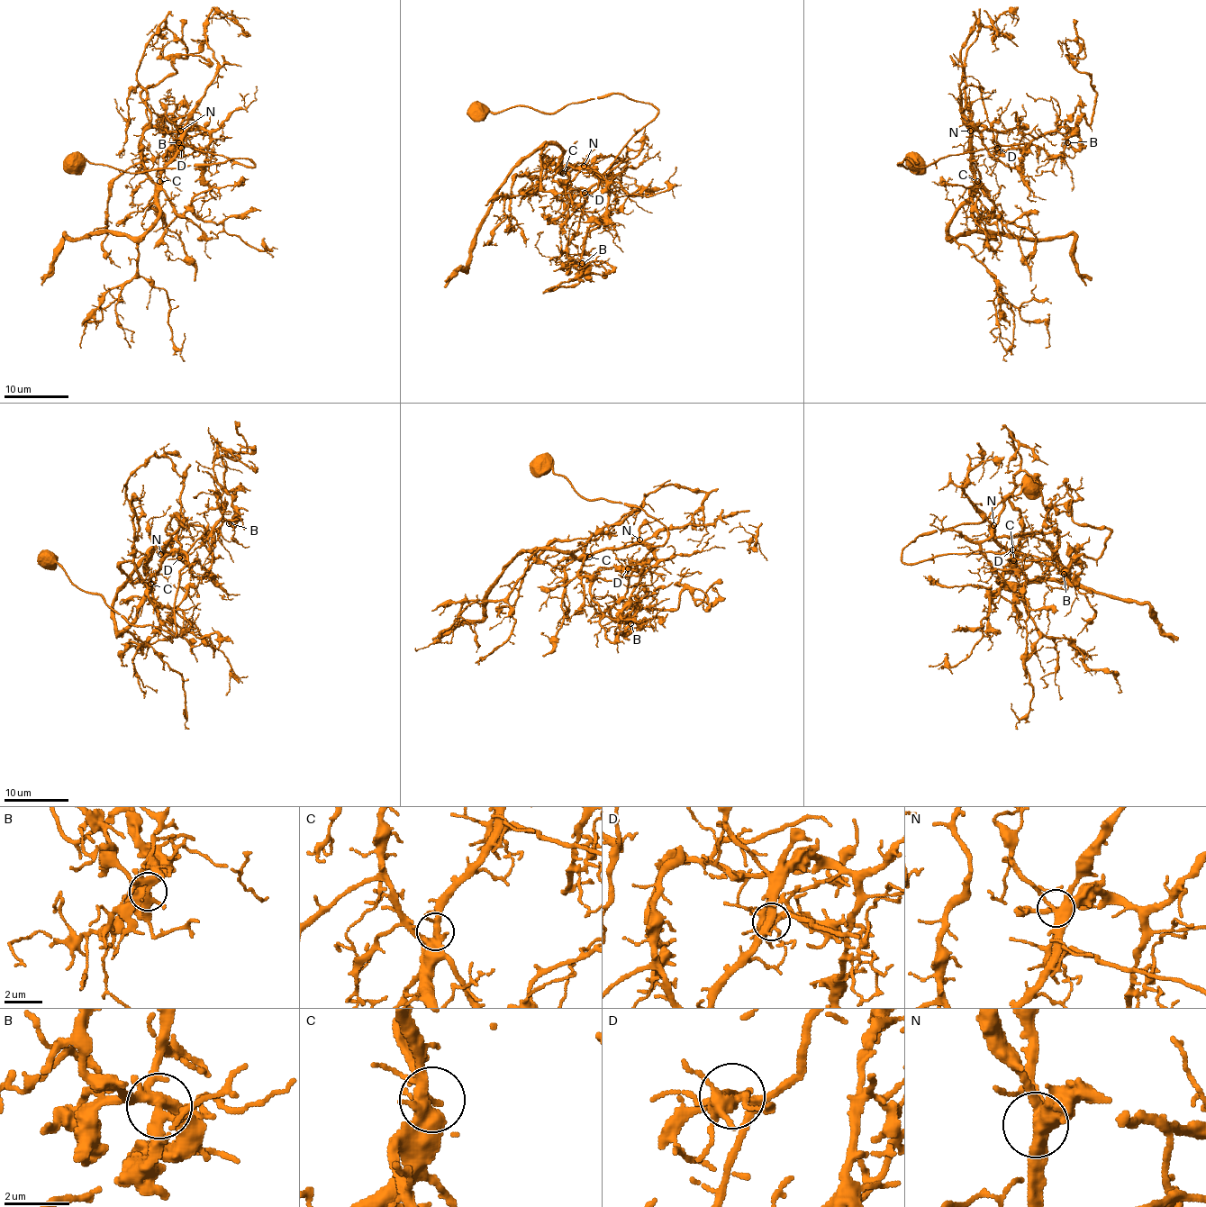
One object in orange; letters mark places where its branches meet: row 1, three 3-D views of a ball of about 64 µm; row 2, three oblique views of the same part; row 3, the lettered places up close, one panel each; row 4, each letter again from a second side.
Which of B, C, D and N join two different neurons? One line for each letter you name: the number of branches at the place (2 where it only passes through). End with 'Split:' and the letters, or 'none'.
D: 8 branches meet
Split: D

